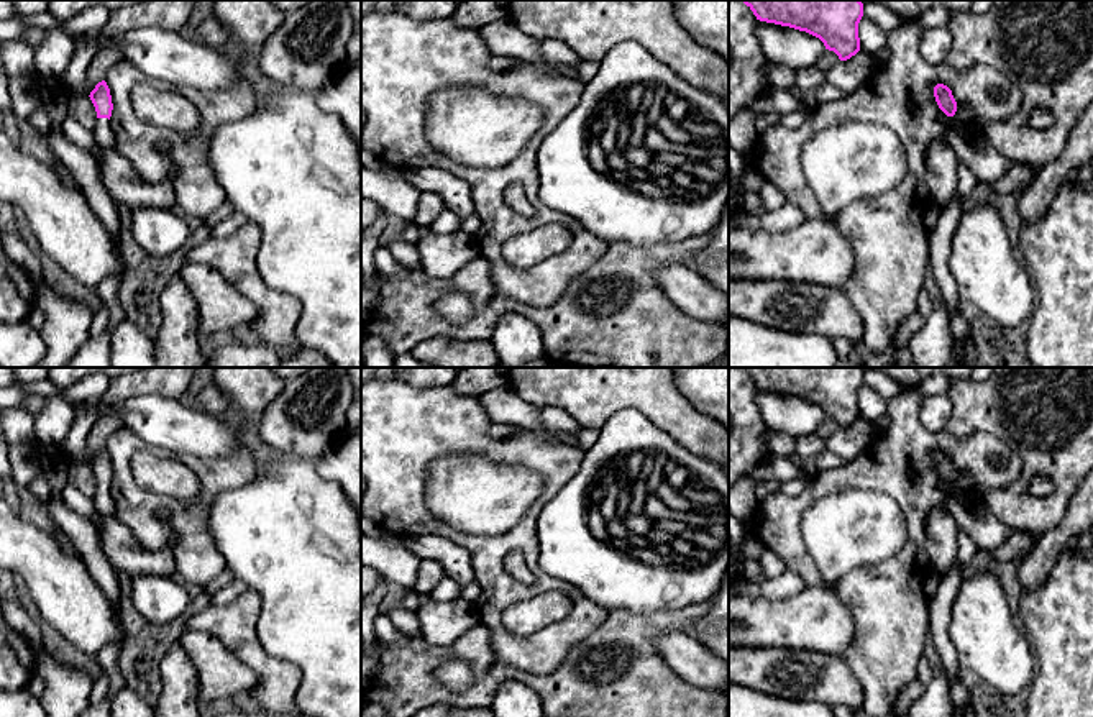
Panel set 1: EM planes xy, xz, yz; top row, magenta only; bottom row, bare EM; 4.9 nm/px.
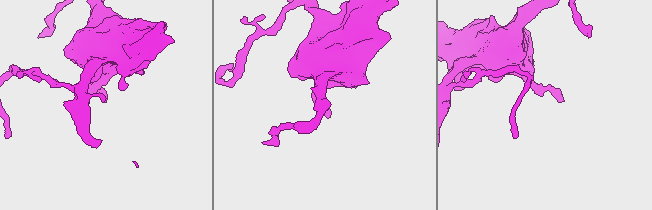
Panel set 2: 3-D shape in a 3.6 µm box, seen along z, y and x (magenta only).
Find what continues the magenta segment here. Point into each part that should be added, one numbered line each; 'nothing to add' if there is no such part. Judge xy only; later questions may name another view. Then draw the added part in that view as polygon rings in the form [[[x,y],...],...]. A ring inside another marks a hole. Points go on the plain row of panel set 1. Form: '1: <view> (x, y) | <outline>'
1: xy (102, 499) | [[[97,486],[94,504],[98,514],[103,517],[113,517],[115,515],[115,505],[112,500],[110,487],[108,486]]]

